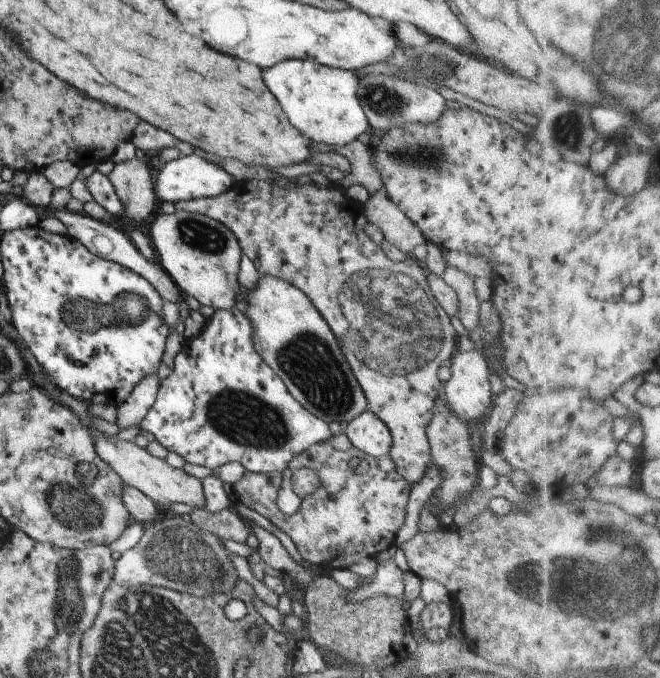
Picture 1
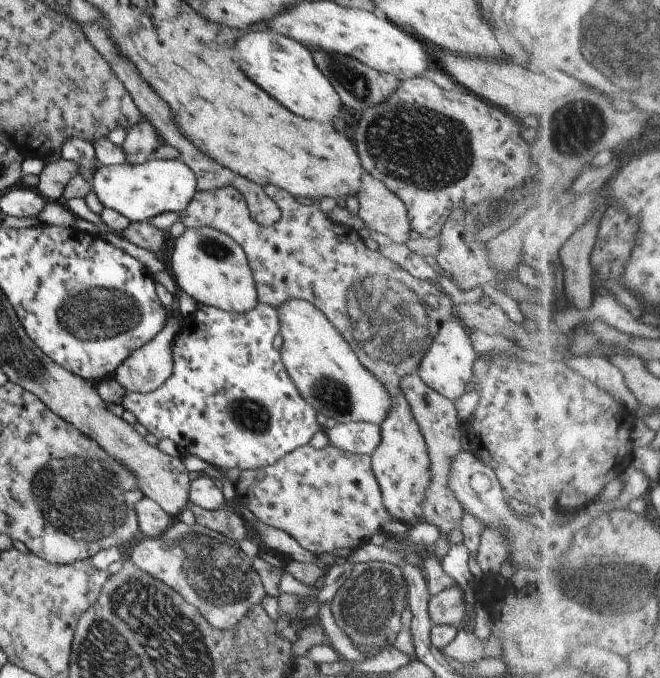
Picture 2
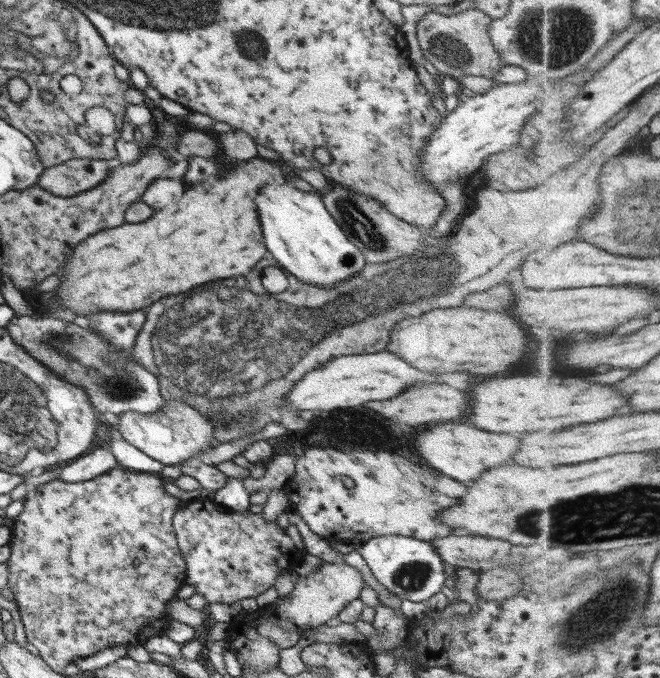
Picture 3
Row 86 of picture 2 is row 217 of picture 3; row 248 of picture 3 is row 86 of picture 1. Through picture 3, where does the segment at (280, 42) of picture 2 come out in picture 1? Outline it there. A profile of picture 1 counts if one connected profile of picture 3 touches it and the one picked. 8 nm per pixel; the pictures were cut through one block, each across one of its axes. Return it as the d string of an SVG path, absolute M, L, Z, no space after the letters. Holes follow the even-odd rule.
M286 59L264 72L264 82L282 104L288 120L312 142L328 146L350 144L370 130L357 92L358 71L345 71L308 59Z

